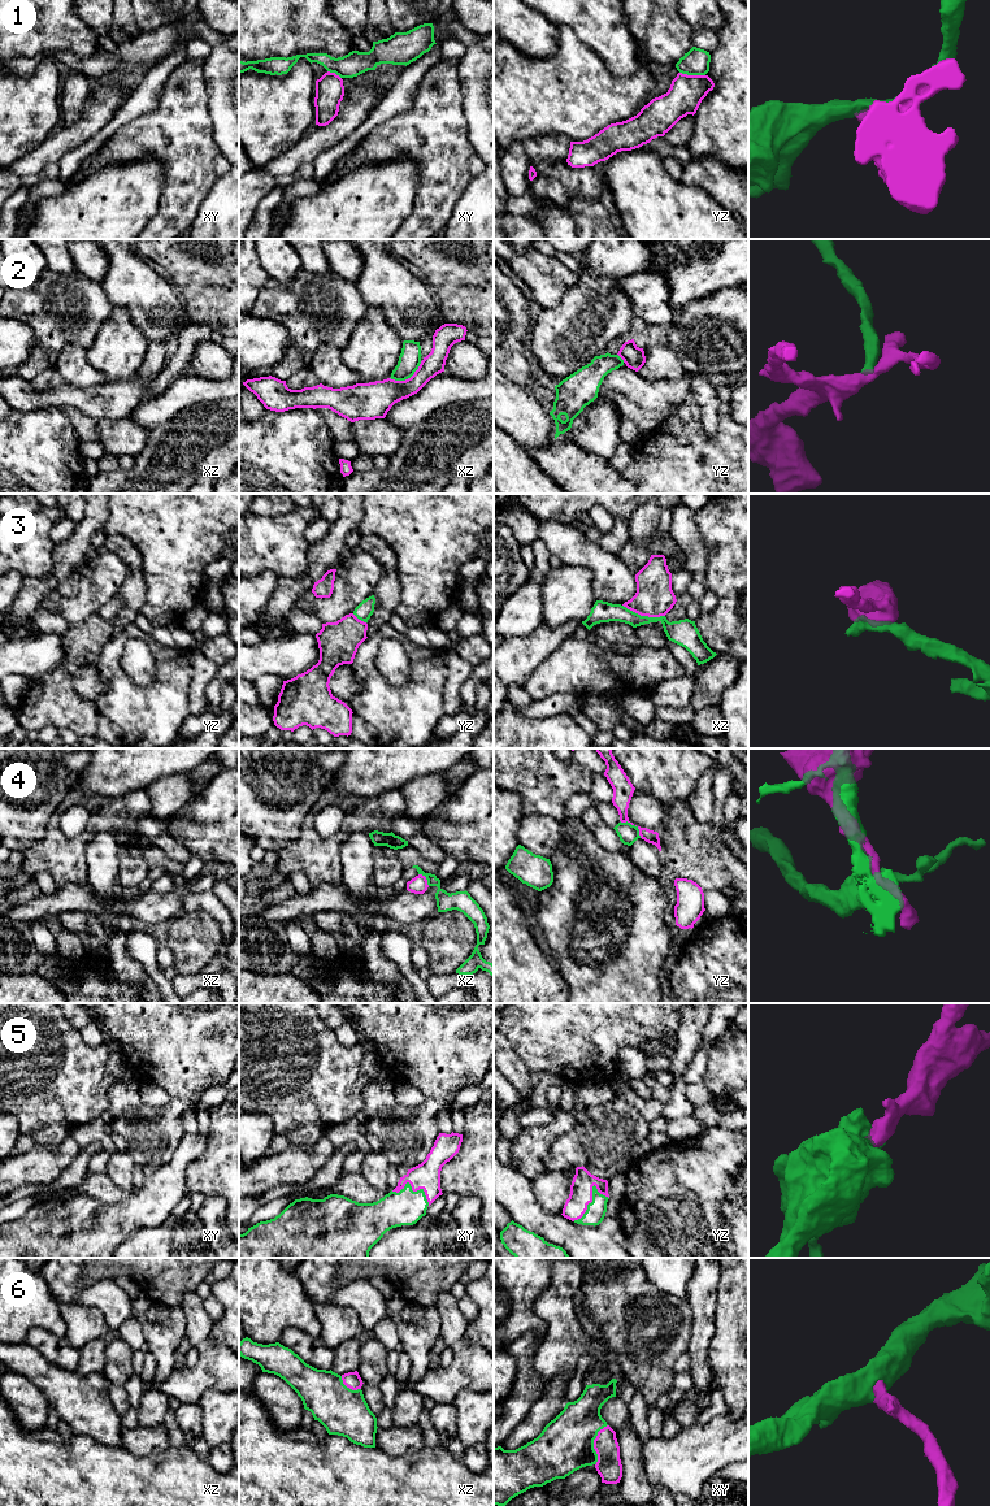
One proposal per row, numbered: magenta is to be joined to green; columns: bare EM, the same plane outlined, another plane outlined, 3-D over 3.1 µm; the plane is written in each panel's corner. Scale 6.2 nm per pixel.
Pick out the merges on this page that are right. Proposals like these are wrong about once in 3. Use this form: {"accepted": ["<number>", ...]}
{"accepted": ["5", "6"]}

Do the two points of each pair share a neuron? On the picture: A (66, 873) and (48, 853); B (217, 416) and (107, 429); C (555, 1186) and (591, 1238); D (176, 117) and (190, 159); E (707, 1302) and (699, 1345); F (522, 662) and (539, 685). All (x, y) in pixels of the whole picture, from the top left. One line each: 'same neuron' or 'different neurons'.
A: same neuron
B: different neurons
C: different neurons
D: same neuron
E: same neuron
F: different neurons

